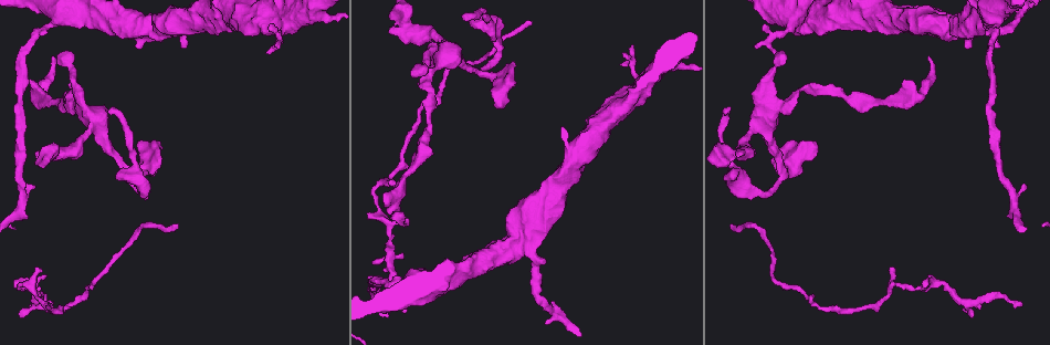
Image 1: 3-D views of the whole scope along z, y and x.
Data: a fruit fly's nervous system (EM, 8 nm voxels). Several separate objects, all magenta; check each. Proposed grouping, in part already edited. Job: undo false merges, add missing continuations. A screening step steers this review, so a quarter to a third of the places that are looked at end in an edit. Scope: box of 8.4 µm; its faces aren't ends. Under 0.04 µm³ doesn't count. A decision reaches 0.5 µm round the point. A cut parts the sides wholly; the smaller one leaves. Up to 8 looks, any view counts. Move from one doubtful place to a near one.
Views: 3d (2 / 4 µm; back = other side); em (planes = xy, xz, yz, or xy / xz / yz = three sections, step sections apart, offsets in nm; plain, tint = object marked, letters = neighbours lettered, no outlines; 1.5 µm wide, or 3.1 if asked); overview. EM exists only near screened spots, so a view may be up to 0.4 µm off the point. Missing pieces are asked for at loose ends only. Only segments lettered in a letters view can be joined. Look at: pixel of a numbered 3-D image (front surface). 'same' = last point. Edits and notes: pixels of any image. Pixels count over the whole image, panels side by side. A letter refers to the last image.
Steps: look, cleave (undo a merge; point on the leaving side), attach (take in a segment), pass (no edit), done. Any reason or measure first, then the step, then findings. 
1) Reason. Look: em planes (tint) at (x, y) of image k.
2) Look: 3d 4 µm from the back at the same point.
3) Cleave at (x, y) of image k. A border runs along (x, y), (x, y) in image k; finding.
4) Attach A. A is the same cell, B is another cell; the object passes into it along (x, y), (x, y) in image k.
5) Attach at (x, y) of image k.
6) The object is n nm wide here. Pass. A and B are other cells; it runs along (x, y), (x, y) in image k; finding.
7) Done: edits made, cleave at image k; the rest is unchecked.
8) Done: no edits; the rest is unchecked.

Long arm stops here. Look: em planes (letters) at (110, 111) of image 1.

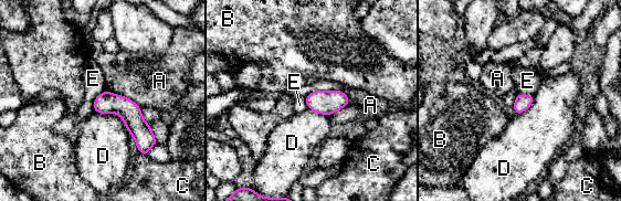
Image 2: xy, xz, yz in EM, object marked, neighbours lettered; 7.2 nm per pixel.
The object is 120 nm wide here. Pass. A, B, C, D and E are other cells; a border runs along (105, 90), (95, 98), (93, 110) in image 2; no lettered segment goes on from it.

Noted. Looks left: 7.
Free end. Look: em planes (plain) at (417, 76) of image 1.

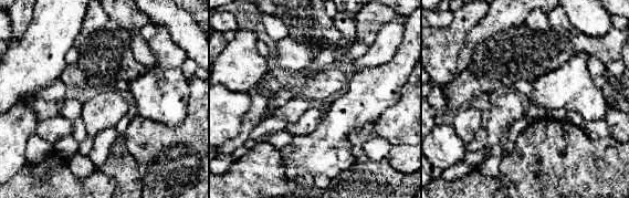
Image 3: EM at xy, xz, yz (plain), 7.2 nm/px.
What lies round it. Look: em planes (letters) at the same point.

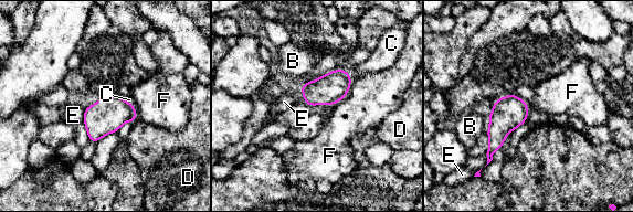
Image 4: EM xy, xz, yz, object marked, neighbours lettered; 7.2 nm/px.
The object is 180 nm wide here. Pass. B, C, D, E and F are other cells; a border runs along (352, 81), (348, 92), (333, 105) in image 4; no lettered segment goes on from it.

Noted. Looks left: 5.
Abrupt turn. Look: em planes (tint) at (373, 188) of image 1.

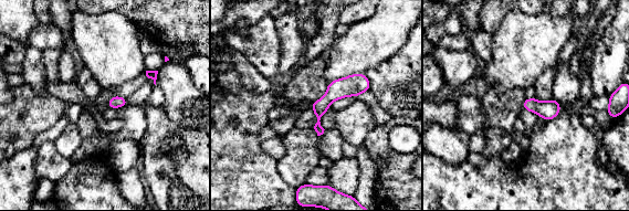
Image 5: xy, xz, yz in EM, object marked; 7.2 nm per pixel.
Look: em planes (letters) at the same point.

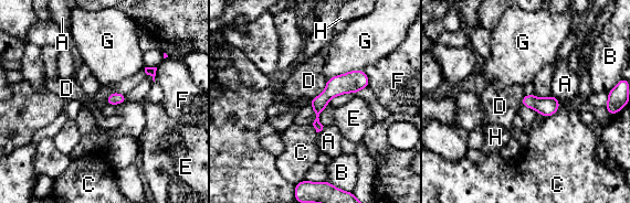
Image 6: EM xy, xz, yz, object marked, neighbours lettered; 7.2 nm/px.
Pass. A, B, C, D, E, F, G and H are other cells; all the same neuron.

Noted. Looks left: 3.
Done: no edits; the rest is unchecked.

